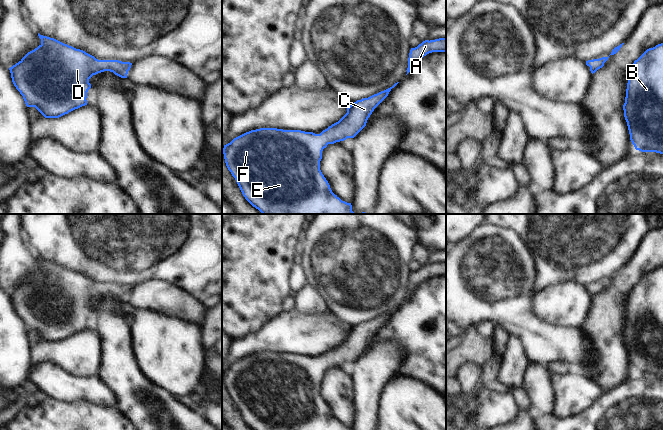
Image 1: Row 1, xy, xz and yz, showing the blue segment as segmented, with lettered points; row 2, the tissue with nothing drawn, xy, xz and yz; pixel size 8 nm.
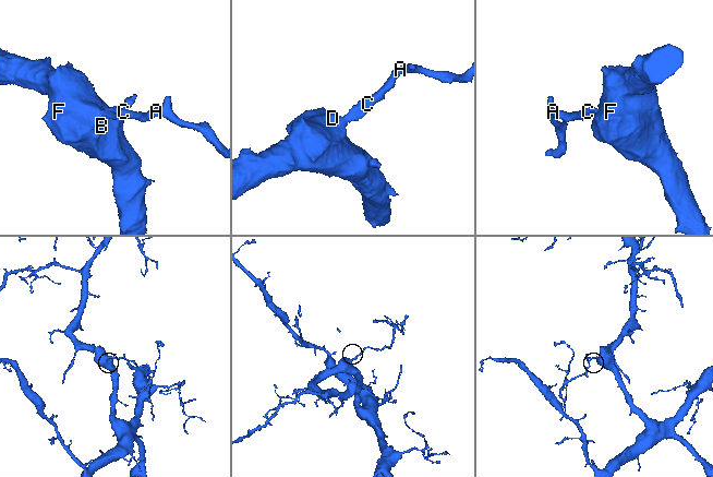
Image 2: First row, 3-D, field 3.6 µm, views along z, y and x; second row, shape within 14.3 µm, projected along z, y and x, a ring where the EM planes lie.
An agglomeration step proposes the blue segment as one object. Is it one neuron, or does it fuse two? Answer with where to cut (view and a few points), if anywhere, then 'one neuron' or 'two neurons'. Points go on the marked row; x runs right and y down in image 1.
no cut; one neuron

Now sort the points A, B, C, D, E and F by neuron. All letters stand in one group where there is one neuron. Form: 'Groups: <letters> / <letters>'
Groups: A B C D E F.

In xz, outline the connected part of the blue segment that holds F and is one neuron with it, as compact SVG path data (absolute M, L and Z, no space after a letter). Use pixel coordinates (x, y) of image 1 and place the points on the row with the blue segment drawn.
M399 82L395 83L392 87L374 94L368 98L363 98L357 100L347 108L347 113L336 123L329 126L327 129L323 130L320 134L315 134L313 132L305 132L301 130L283 130L277 128L260 128L256 130L251 130L246 132L236 138L234 138L230 143L224 145L223 154L226 166L231 172L232 176L235 178L243 196L245 199L256 209L258 209L262 214L356 214L352 211L351 203L342 201L337 195L335 195L322 174L320 170L320 161L322 159L322 151L327 147L328 144L334 144L336 142L344 141L347 138L354 138L365 126L368 118L374 111L374 109L388 96L392 88L394 88Z

